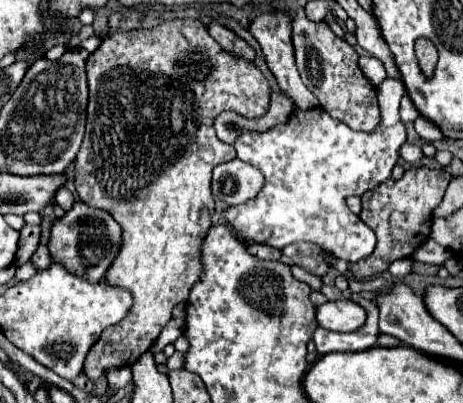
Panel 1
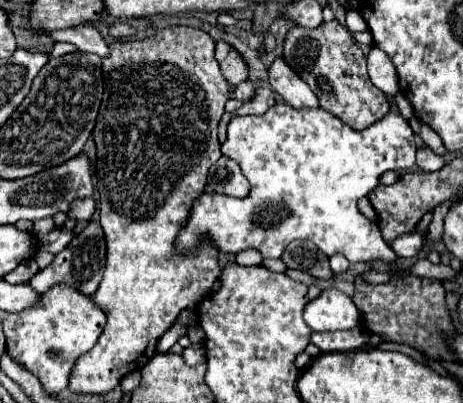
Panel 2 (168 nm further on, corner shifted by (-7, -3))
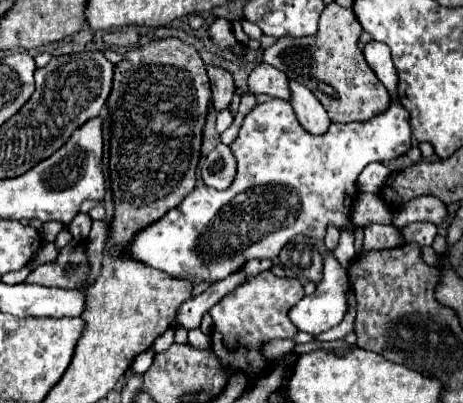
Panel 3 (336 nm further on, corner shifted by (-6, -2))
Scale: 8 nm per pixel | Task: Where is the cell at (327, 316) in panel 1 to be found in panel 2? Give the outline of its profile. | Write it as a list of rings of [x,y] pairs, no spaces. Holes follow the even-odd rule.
[[[336,287],[324,289],[304,307],[304,321],[312,331],[340,331],[360,325],[354,301]]]

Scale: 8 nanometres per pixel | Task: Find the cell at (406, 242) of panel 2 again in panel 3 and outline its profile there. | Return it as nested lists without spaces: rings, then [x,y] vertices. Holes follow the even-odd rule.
[[[373,224],[365,228],[365,242],[363,242],[363,250],[387,250],[387,248],[395,248],[405,244],[403,234],[399,228],[395,228],[393,224],[389,226],[381,226],[381,224]]]

